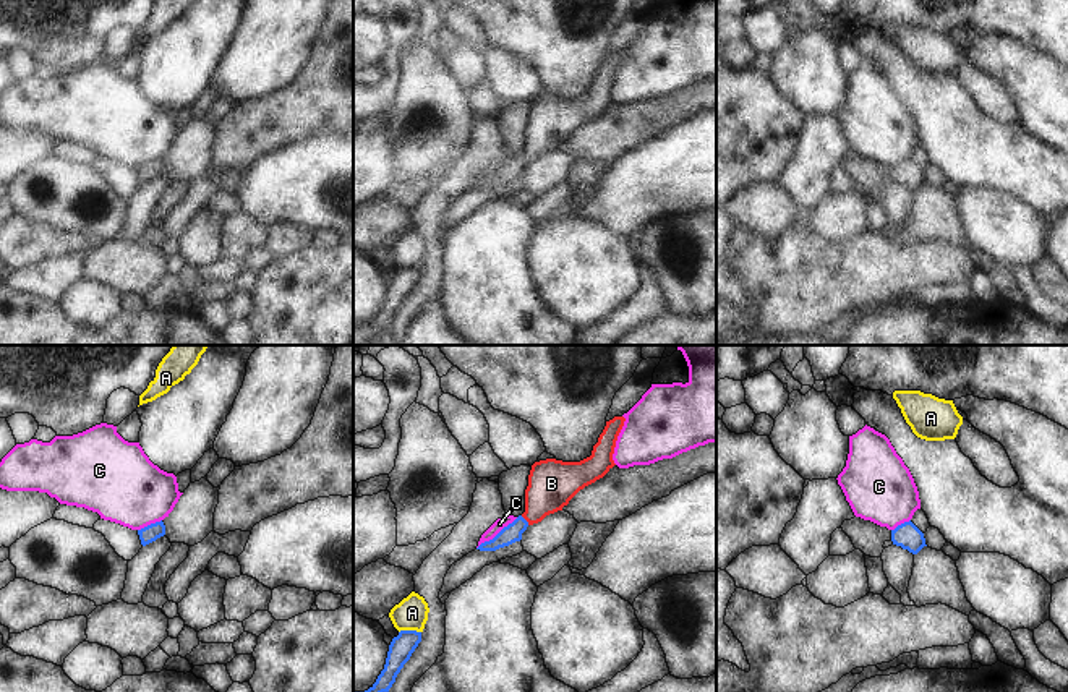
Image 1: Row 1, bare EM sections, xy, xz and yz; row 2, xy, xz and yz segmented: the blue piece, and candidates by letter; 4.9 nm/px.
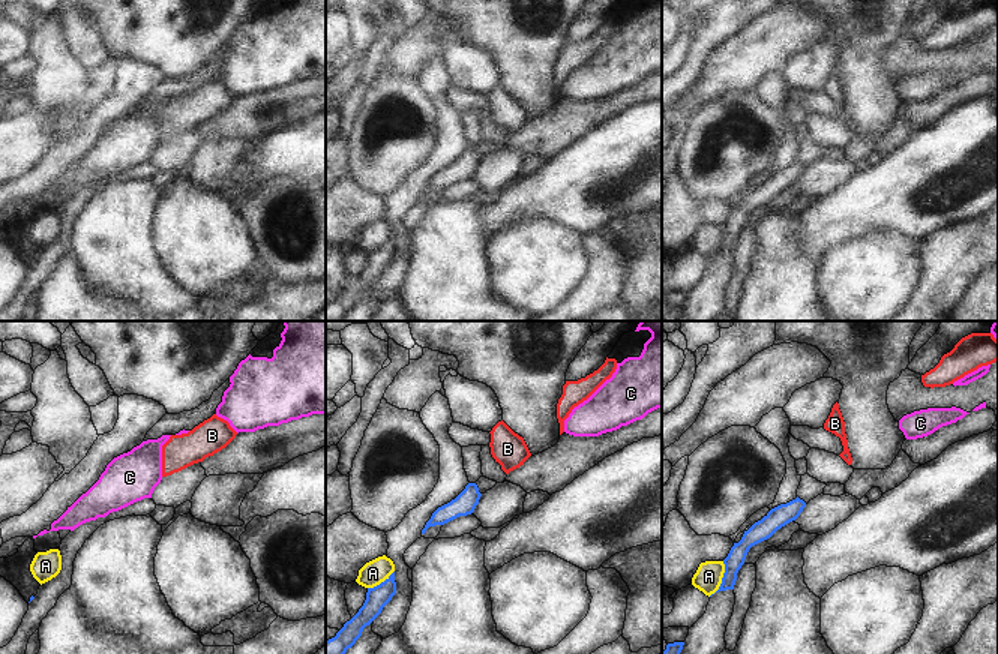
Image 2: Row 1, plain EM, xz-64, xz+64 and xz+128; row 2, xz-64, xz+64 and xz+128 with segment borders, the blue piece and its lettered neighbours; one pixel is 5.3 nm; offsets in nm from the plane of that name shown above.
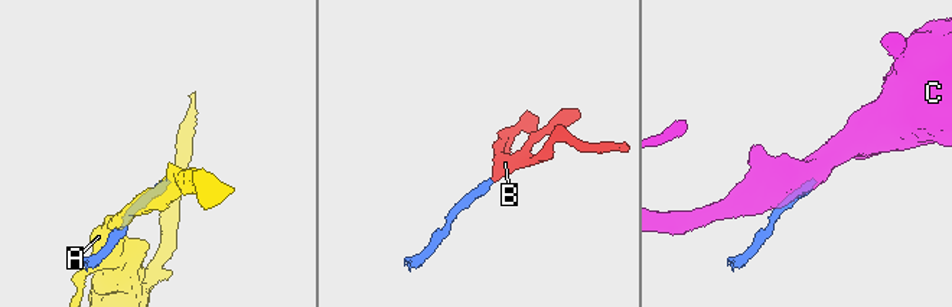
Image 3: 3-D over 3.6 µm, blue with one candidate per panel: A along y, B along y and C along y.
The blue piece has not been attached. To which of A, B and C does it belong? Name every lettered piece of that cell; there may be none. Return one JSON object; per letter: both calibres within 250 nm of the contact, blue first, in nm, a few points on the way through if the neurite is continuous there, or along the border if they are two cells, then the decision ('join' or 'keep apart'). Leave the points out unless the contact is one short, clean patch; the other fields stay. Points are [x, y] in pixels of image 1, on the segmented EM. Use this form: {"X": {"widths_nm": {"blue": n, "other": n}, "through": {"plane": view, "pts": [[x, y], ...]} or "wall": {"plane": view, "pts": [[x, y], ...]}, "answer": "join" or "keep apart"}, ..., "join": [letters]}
{"A": {"widths_nm": {"blue": 120, "other": 160}, "wall": {"plane": "xz", "pts": [[420, 631], [399, 632]]}, "answer": "keep apart"}, "B": {"widths_nm": {"blue": 90, "other": 240}, "through": {"plane": "xz", "pts": [[511, 533], [525, 521], [551, 483]]}, "answer": "join"}, "C": {"widths_nm": {"blue": 90, "other": 60}, "wall": {"plane": "xz", "pts": [[517, 517], [477, 548]]}, "answer": "keep apart"}, "join": ["B"]}

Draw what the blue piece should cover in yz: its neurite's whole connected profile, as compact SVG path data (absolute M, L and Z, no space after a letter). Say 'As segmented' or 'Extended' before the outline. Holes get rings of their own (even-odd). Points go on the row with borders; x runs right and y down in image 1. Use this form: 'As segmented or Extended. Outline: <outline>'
As segmented. Outline: M911 520L891 530L891 541L912 554L927 546L924 533Z

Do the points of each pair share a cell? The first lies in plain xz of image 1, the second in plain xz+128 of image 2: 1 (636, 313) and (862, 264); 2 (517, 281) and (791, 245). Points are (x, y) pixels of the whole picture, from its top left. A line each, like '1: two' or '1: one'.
1: two
2: one

